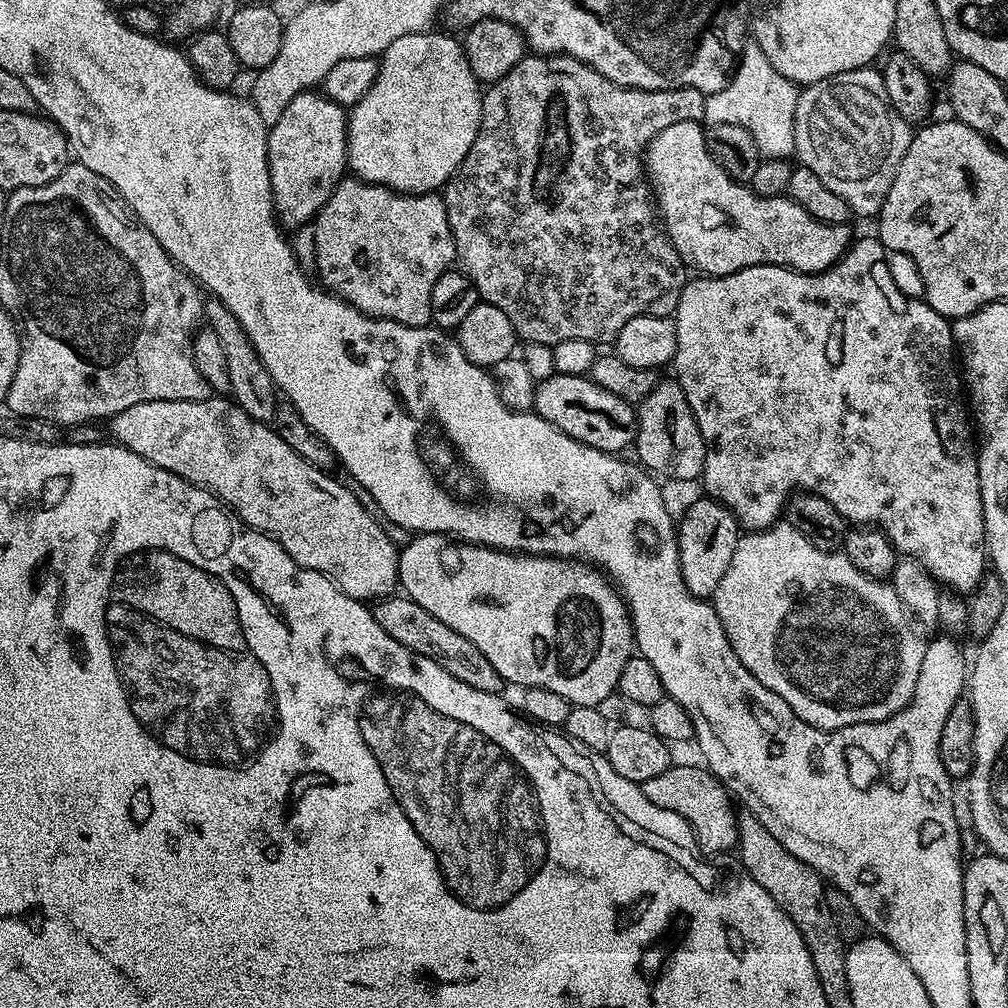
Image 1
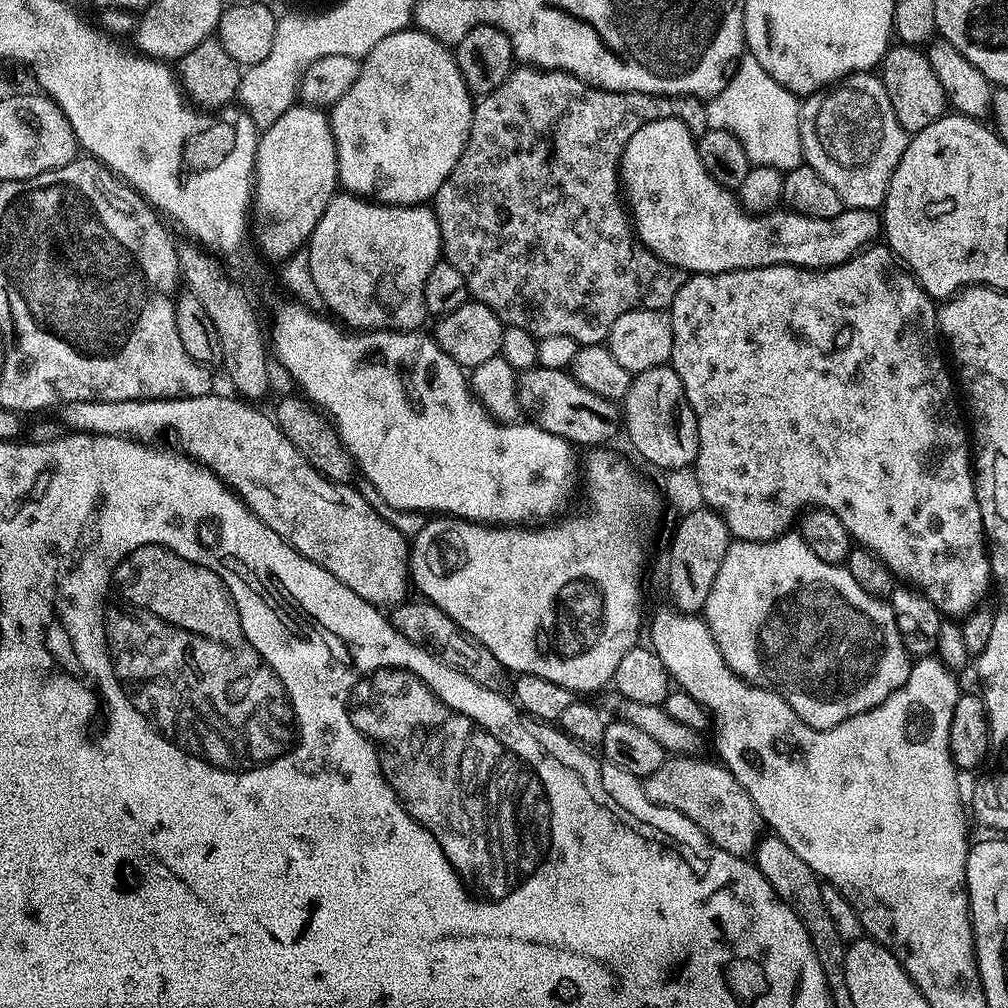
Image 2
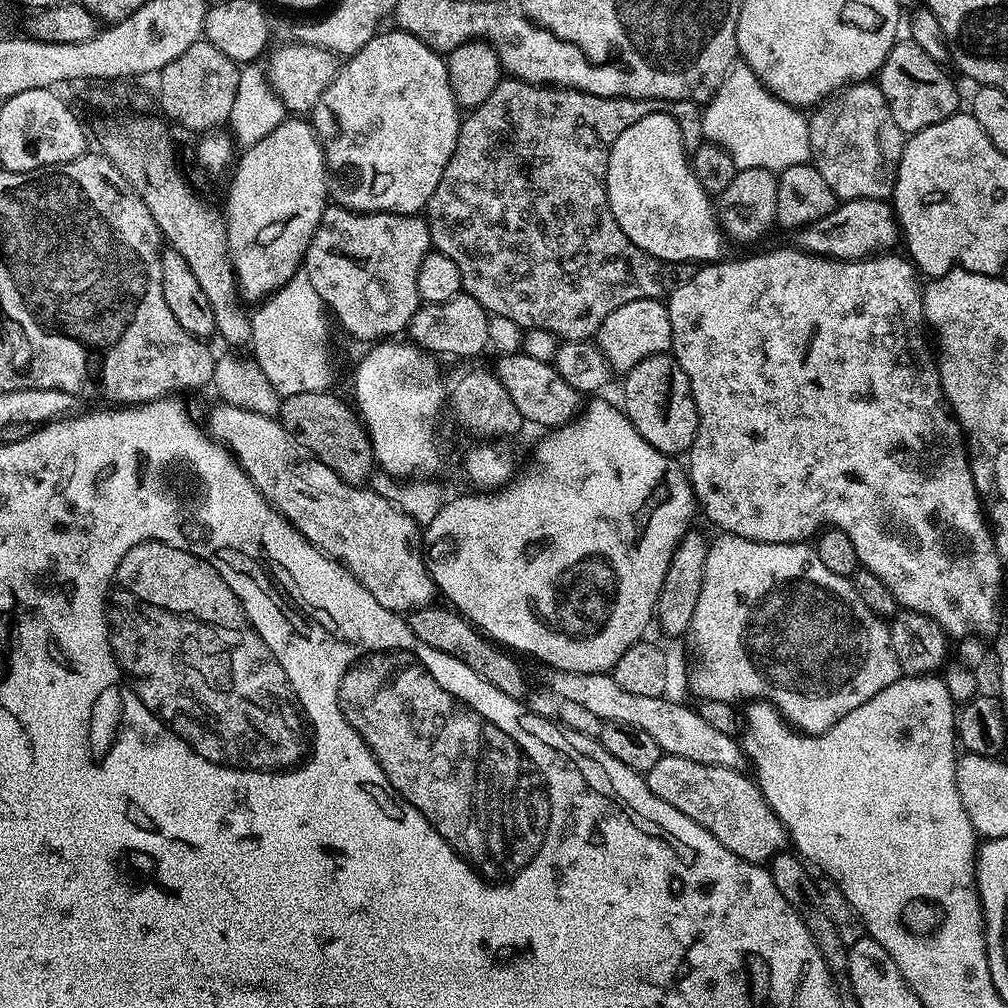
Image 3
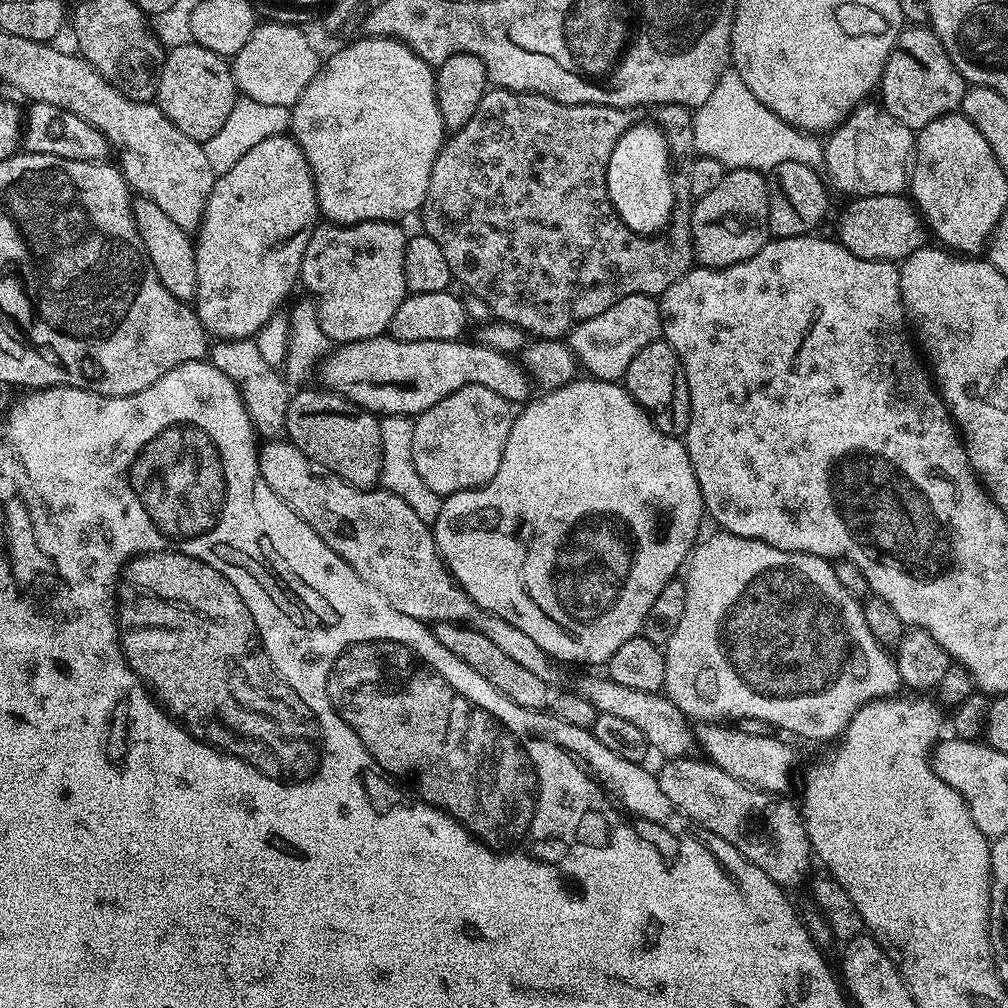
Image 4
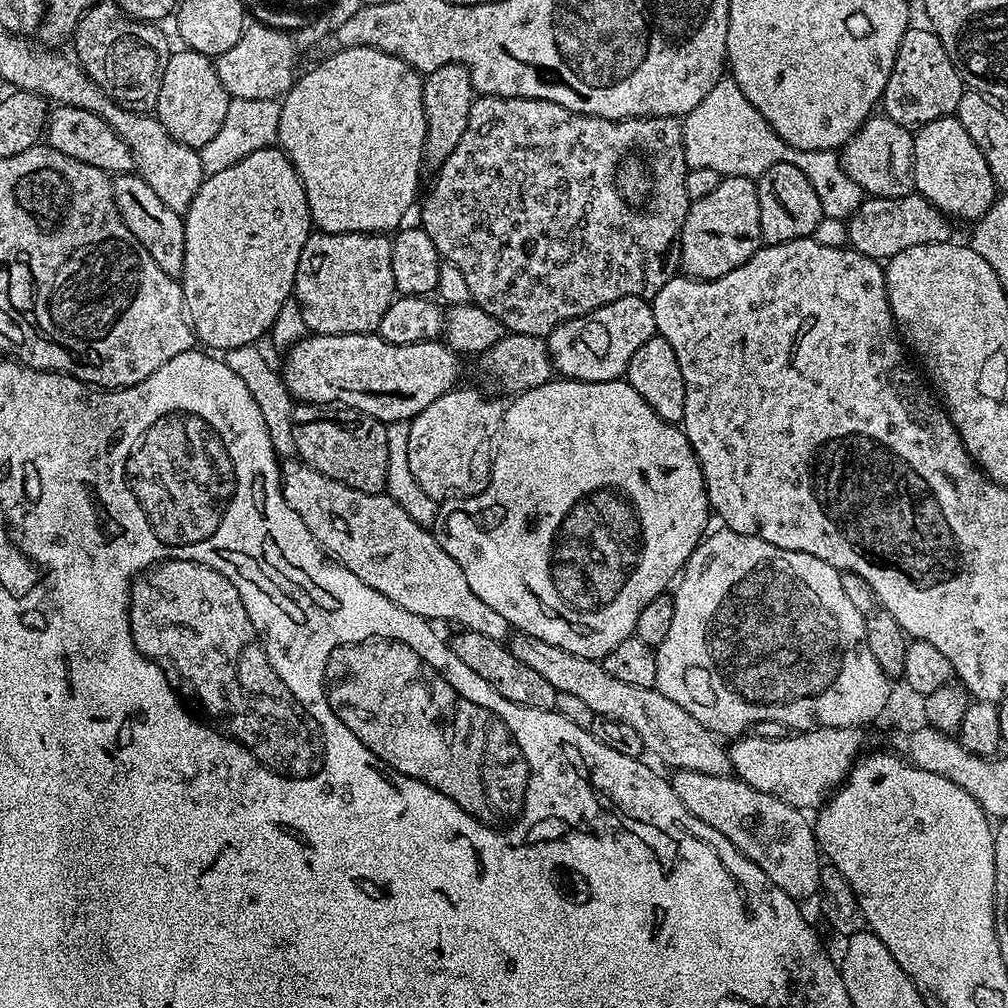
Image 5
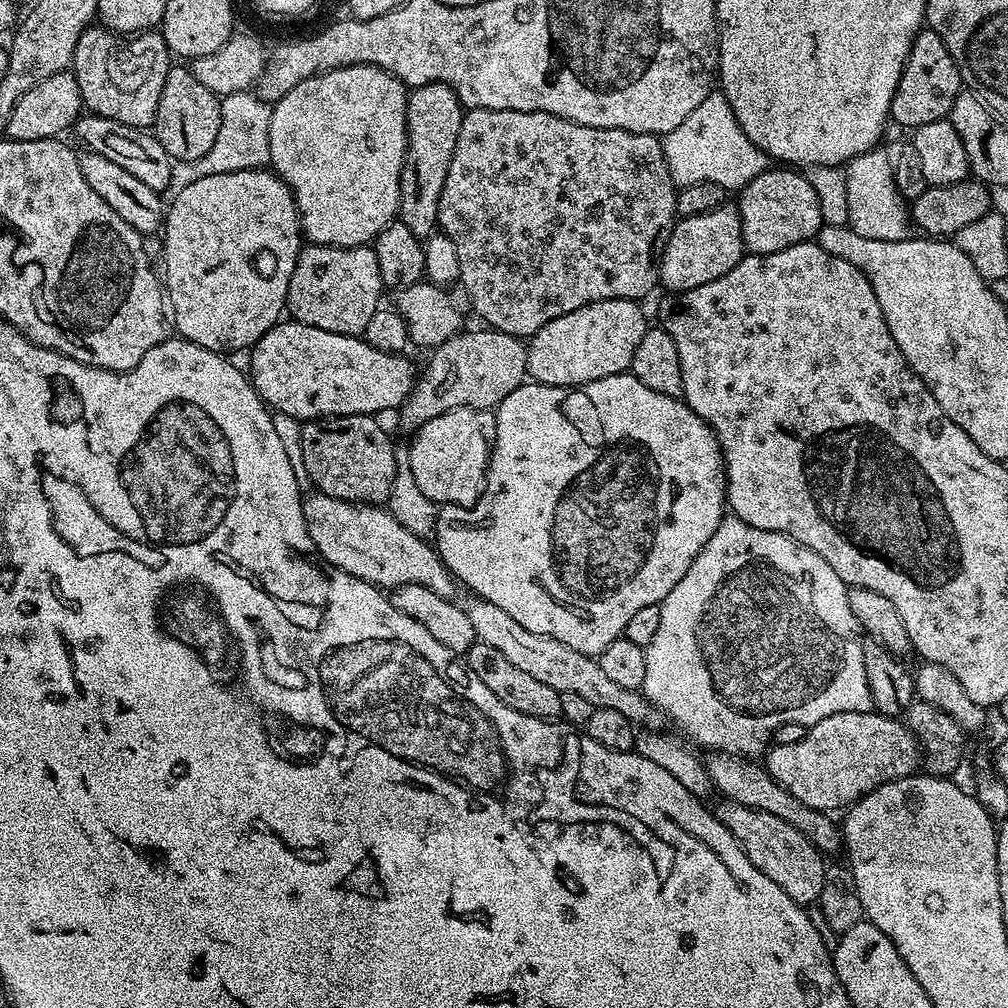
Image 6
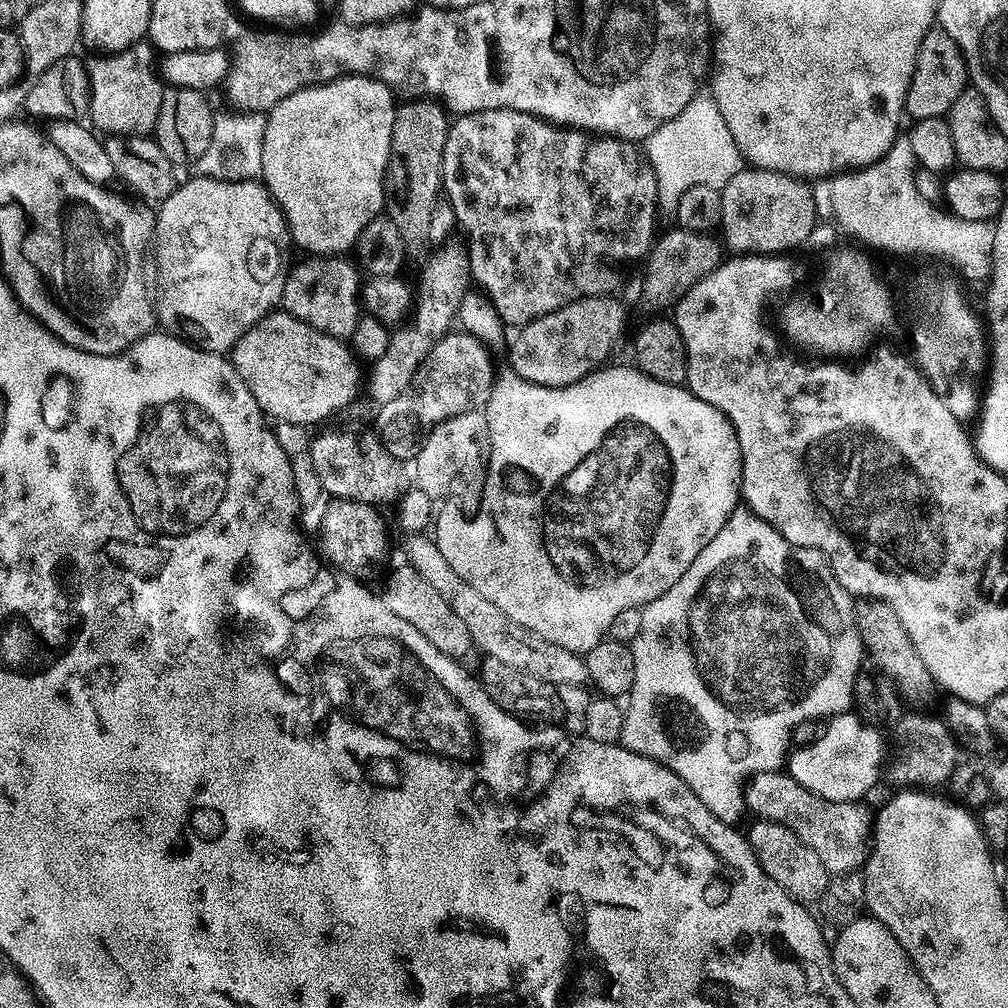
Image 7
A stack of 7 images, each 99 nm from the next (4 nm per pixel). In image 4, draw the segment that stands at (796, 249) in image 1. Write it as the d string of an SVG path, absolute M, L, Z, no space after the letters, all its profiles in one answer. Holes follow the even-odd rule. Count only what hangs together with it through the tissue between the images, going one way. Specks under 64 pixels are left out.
M641 122L626 130L622 138L614 146L608 163L608 197L612 199L612 209L620 216L620 220L631 232L640 236L655 237L668 224L672 216L672 168L668 165L670 149L664 137L663 128L652 122ZM907 195L858 196L847 203L840 212L834 236L850 254L867 260L903 262L914 250L925 247L926 225Z

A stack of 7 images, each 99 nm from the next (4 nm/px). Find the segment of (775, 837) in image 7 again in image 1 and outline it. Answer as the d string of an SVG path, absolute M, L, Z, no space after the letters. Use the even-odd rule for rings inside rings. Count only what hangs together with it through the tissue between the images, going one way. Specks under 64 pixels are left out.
M680 762L673 763L671 768L662 770L662 774L658 774L655 778L646 778L640 789L642 794L646 794L646 798L650 798L650 802L654 802L654 806L662 806L662 810L674 810L674 814L678 814L678 818L682 818L684 823L690 826L700 851L709 858L716 858L721 855L719 852L728 852L731 848L733 851L738 844L736 820L734 815L732 816L734 800L718 777L712 775L707 767L699 767L695 768L692 764L680 764Z

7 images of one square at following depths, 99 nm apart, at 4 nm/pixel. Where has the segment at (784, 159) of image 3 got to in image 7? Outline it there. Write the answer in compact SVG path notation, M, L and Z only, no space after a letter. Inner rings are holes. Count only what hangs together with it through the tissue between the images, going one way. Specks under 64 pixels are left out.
M708 94L696 95L674 114L674 118L662 122L662 126L648 136L646 147L647 162L658 182L659 207L663 211L665 208L668 214L675 213L678 198L682 198L690 186L724 188L742 167L738 146L734 146L734 138L722 119L722 112Z

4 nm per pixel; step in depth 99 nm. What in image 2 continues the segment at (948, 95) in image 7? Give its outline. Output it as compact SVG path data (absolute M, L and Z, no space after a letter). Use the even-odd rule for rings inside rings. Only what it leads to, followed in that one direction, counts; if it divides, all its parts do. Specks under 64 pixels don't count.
M903 42L897 45L897 48L896 45L889 47L884 53L882 79L898 122L909 134L915 134L926 130L930 122L938 122L938 118L945 115L949 103L942 82L938 82L938 74L934 74L934 66L930 66L927 51Z

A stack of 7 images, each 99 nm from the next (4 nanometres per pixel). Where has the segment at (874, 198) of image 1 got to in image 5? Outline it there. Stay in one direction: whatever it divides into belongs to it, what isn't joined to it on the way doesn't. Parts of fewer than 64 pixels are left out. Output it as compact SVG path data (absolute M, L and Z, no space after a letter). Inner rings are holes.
M869 118L860 129L849 138L842 149L842 159L846 174L869 197L885 196L891 200L895 196L913 195L912 183L912 145L913 133L898 122L887 118Z

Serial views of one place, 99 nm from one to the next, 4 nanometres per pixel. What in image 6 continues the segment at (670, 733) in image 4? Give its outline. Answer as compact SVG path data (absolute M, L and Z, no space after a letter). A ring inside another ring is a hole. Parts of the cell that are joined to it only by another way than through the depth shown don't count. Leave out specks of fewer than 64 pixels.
M472 598L472 601L466 604L466 609L477 641L486 646L494 646L494 650L499 650L509 662L514 662L514 666L519 666L525 674L531 674L535 680L546 686L554 686L554 690L559 692L579 694L581 698L586 698L586 702L590 702L593 708L619 710L636 726L641 726L640 724L646 723L654 716L654 709L643 691L626 690L626 686L617 686L602 671L599 659L578 654L578 650L570 650L570 646L566 646L566 642L558 642L558 638L546 638L546 634L530 634L530 630L514 622L514 618L506 614L506 610L485 600ZM712 754L706 760L706 775L713 789L717 788L721 792L721 797L731 798L735 803L747 808L757 808L763 812L774 814L774 818L782 818L782 822L790 822L812 845L819 848L821 853L841 851L842 832L839 827L832 825L833 817L827 812L816 812L812 808L807 808L805 804L800 804L794 794L790 794L778 781L773 780L768 775L767 767L760 768L748 758L737 758L727 754Z

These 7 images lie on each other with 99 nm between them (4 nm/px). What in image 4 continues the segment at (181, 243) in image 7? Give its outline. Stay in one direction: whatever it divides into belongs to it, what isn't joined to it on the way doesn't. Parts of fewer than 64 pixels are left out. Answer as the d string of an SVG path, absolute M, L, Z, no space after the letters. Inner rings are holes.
M291 135L258 142L230 170L217 175L195 243L198 286L194 311L213 337L225 340L255 337L267 320L281 311L280 303L300 280L302 258L320 219L312 171Z

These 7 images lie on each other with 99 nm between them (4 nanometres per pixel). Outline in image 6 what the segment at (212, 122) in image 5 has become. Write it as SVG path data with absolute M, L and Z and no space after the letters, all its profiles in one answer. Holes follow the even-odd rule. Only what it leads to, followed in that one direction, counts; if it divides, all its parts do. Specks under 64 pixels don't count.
M169 67L166 74L166 86L162 86L162 98L158 98L158 114L154 125L154 135L168 151L173 161L188 160L194 162L214 146L214 137L218 135L218 126L222 126L220 113L221 97L215 96L198 78L194 78L191 67Z

